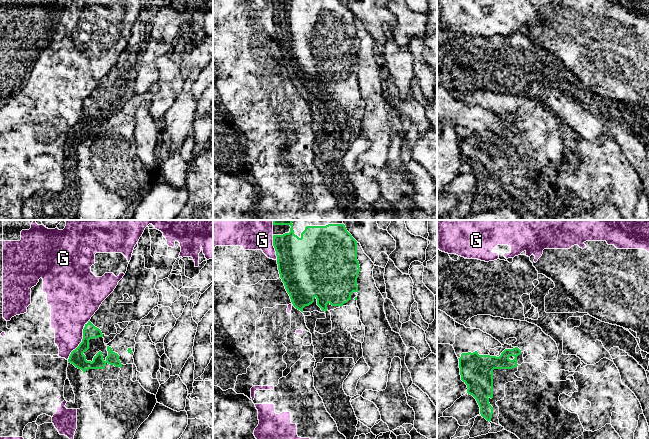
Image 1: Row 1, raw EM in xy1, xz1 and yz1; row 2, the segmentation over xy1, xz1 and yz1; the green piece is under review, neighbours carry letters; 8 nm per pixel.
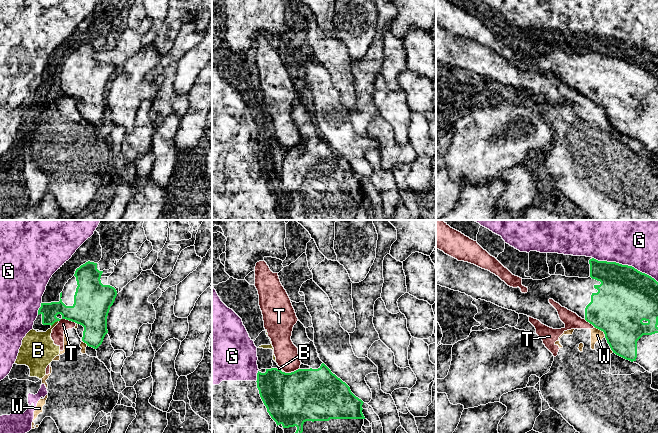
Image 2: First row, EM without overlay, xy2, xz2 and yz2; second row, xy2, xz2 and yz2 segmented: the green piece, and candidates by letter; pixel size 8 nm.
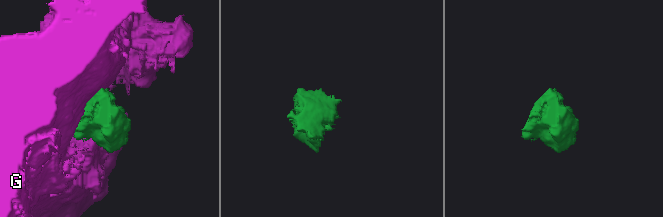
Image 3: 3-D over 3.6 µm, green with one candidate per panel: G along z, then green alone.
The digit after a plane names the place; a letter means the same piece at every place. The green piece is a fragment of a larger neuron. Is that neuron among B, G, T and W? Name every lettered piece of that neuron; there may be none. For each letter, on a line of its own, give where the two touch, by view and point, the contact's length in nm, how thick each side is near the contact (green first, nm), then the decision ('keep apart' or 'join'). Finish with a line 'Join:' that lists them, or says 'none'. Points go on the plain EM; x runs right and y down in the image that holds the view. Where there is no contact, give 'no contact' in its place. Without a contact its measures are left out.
B: meets green in xy2 at (54, 98); contact 80 nm long; 200 nm thick on the green side, 260 nm on the other; keep apart
G: meets green in yz2 at (625, 41); contact 550 nm long; 460 nm thick on the green side, 340 nm on the other; keep apart
T: meets green in xy2 at (67, 95); contact 140 nm long; 300 nm thick on the green side, 110 nm on the other; keep apart
W: meets green in yz2 at (602, 106); contact 120 nm long; 440 nm thick on the green side, 100 nm on the other; keep apart
Join: none

